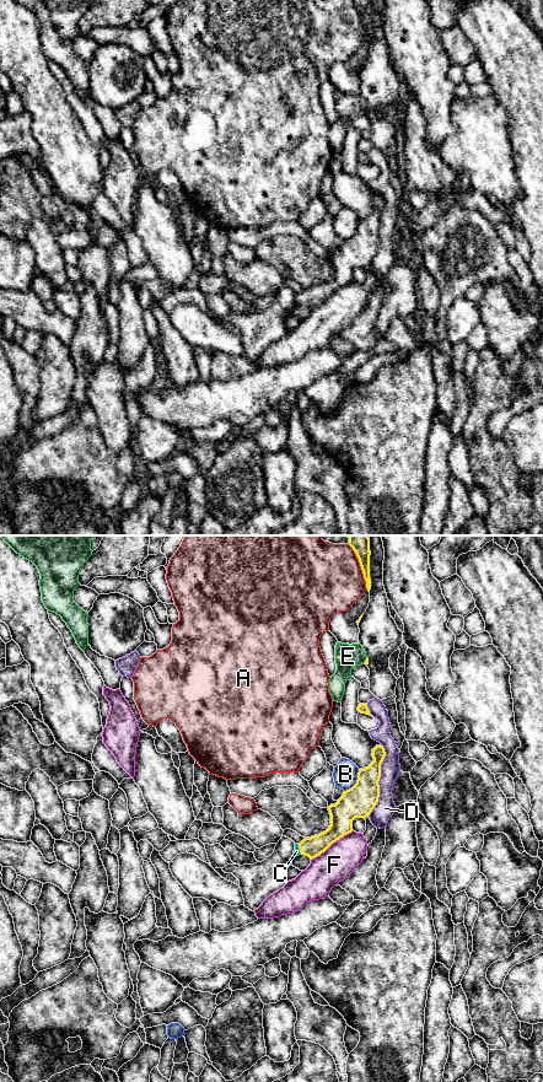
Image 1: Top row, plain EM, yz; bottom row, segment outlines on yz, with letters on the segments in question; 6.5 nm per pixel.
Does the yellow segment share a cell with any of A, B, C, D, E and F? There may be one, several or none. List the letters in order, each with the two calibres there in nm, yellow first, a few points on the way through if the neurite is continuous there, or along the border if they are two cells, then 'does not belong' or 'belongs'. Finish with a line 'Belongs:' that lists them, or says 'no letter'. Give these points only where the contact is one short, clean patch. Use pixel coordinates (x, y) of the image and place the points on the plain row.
A: calibres 80 and 420 nm; does not belong
B: calibres 200 and 160 nm; does not belong
C: calibres 140 and 50 nm; way yz (313, 296), (300, 299), (296, 301); belongs
D: calibres 200 and 130 nm; does not belong
E: calibres 30 and 160 nm; does not belong
F: calibres 160 and 220 nm; border yz (353, 280), (333, 291), (311, 310); does not belong
Belongs: C

